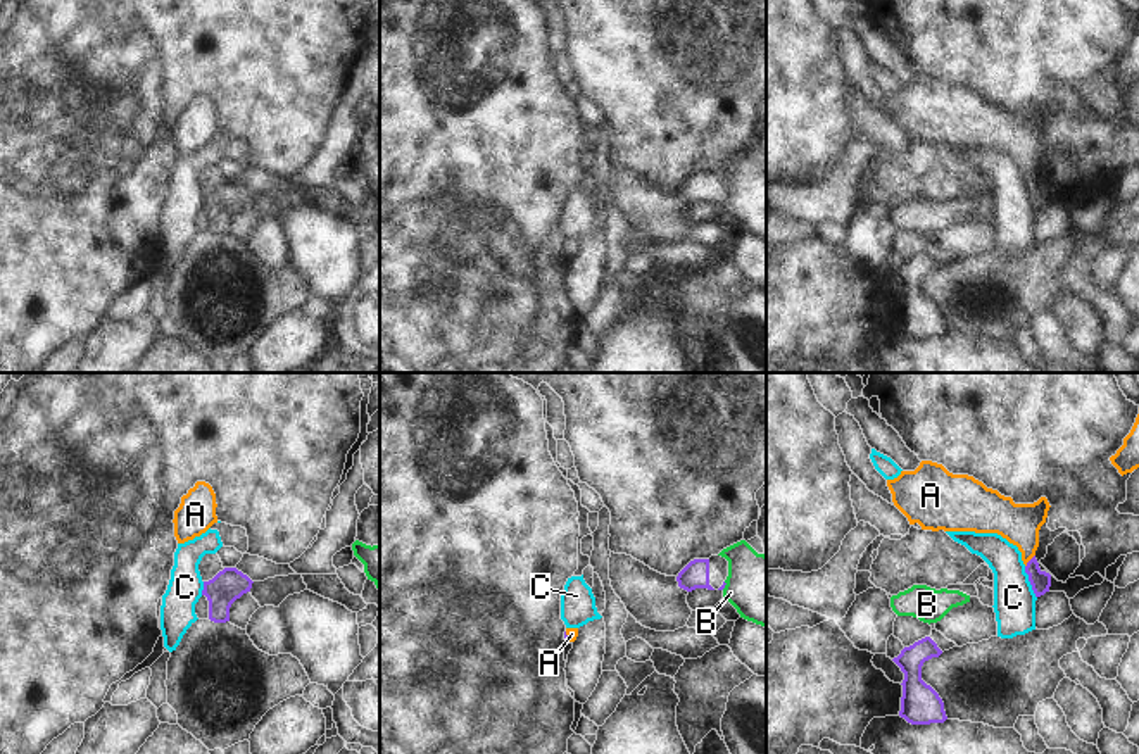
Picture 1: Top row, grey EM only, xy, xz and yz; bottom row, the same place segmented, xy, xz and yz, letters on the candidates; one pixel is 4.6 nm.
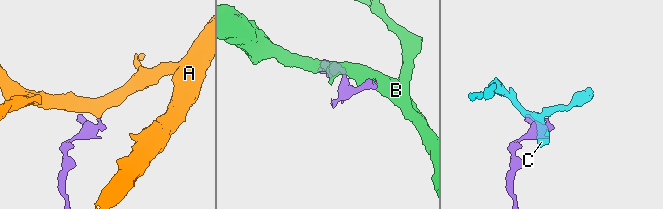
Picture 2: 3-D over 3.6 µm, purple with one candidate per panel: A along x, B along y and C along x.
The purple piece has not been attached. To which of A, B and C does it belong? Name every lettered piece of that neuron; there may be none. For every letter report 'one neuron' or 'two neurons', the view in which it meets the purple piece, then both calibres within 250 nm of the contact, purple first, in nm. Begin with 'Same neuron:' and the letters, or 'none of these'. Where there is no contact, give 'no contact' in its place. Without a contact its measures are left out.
Same neuron: A
A: one neuron | yz | 90/190 nm
B: two neurons | xz | 20/320 nm
C: two neurons | yz | 90/190 nm

